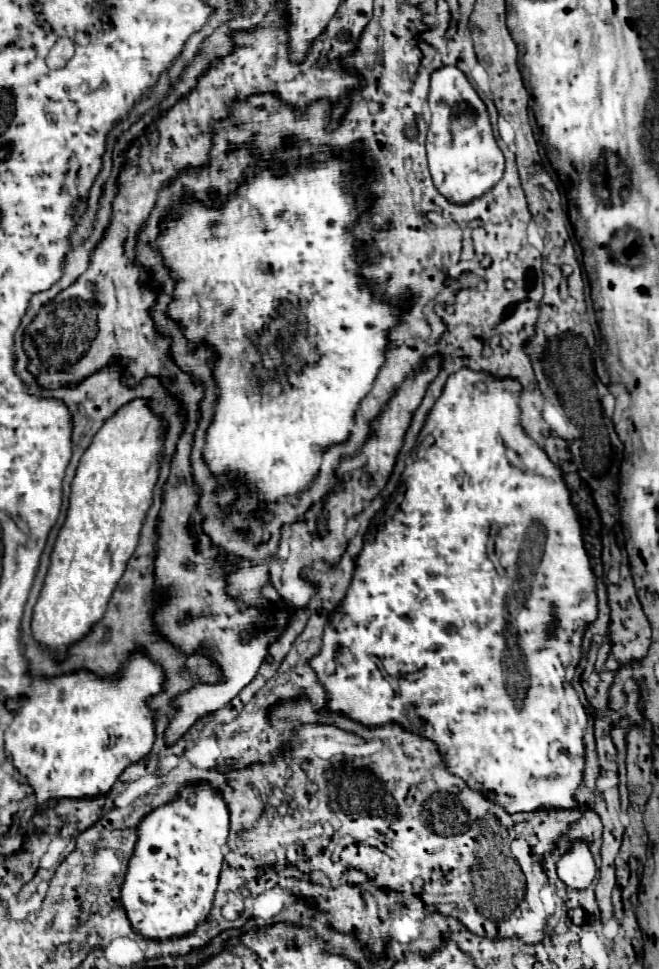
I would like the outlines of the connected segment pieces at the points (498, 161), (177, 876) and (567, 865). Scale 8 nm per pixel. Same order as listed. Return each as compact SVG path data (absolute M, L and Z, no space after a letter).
M449 65L441 67L431 77L431 91L429 91L429 107L431 107L431 125L427 135L427 159L429 159L429 171L433 177L433 183L437 191L455 205L469 205L469 201L475 201L477 197L483 197L497 181L503 177L505 159L497 145L497 139L493 135L493 127L489 121L489 113L465 73L461 69Z
M209 785L187 787L173 803L145 815L137 833L139 841L121 887L129 923L143 939L187 937L209 919L223 863L221 849L229 833L229 811Z
M577 841L569 853L561 857L557 863L559 879L571 889L585 889L595 879L595 863L589 847L583 841Z

